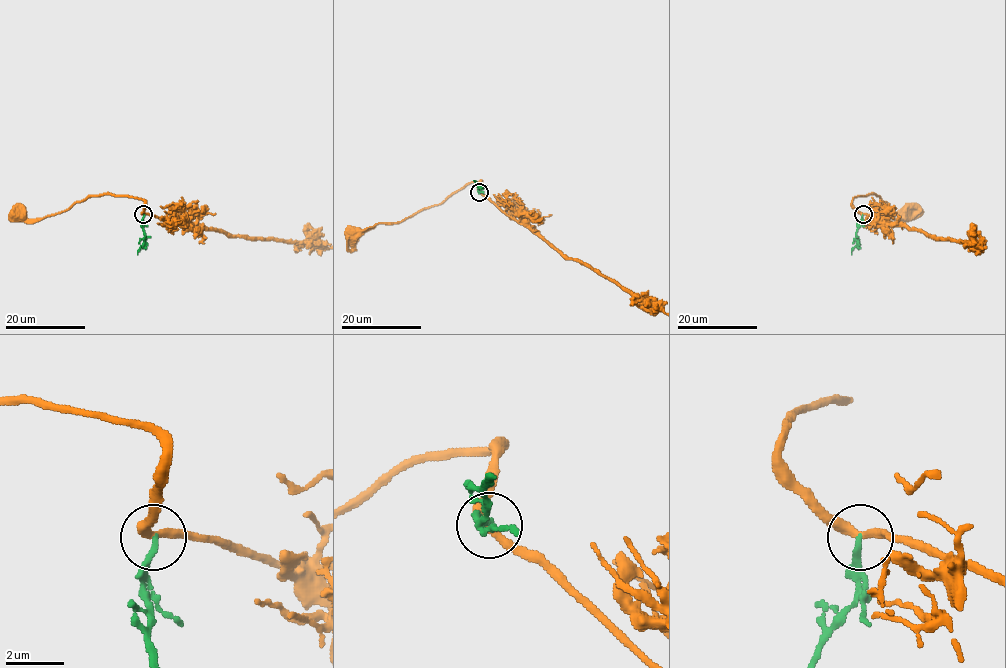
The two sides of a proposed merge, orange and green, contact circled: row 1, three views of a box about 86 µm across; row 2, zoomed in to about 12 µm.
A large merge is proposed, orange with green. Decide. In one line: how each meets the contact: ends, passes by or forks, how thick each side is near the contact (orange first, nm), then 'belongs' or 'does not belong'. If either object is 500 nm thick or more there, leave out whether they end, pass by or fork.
orange passes by; green ends there; 320 nm thick on the orange side, 220 nm on the other; does not belong

